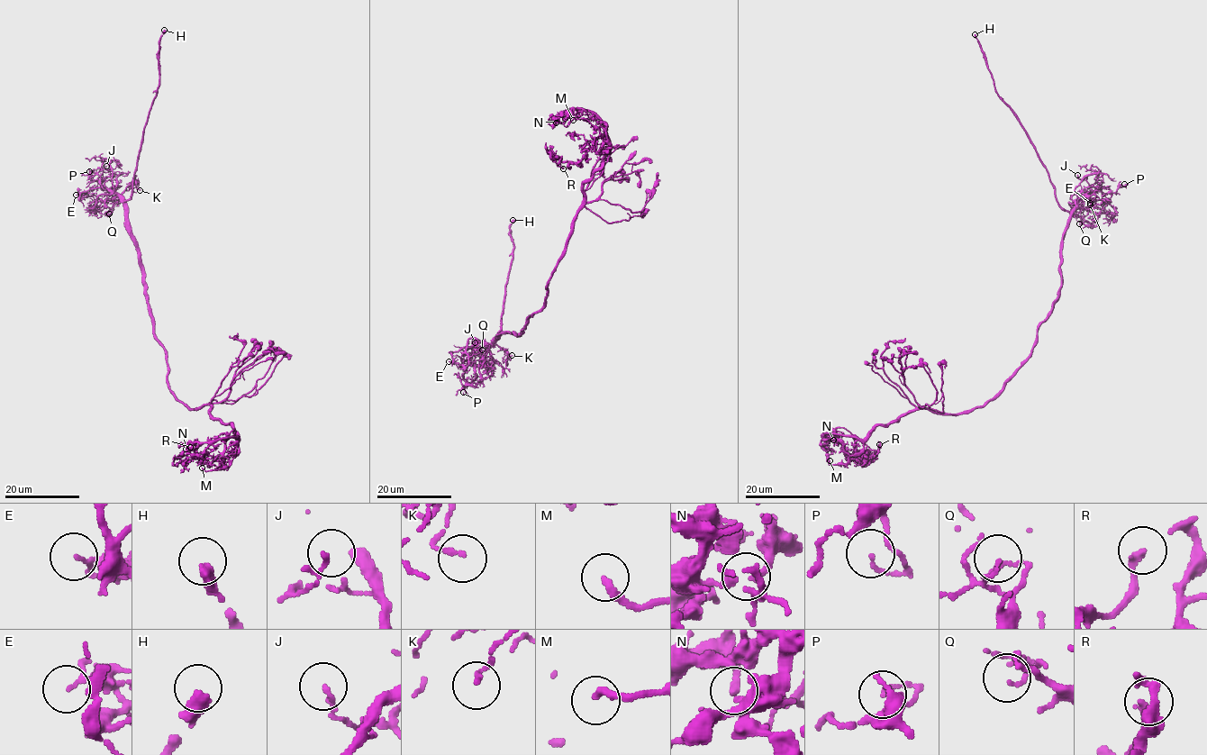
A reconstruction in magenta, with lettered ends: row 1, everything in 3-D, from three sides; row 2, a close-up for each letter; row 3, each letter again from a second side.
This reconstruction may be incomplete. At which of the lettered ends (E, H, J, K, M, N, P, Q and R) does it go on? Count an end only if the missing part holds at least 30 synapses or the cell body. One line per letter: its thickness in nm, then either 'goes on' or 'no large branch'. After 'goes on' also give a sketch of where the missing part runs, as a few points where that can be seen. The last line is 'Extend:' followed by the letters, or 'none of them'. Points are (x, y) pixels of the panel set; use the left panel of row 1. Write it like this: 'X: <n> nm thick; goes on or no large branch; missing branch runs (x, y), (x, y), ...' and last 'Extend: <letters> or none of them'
E: 160 nm thick; no large branch
H: 380 nm thick; no large branch
J: 90 nm thick; no large branch
K: 110 nm thick; no large branch
M: 220 nm thick; goes on
N: 200 nm thick; no large branch
P: 120 nm thick; no large branch
Q: 70 nm thick; no large branch
R: 170 nm thick; no large branch
Extend: M

